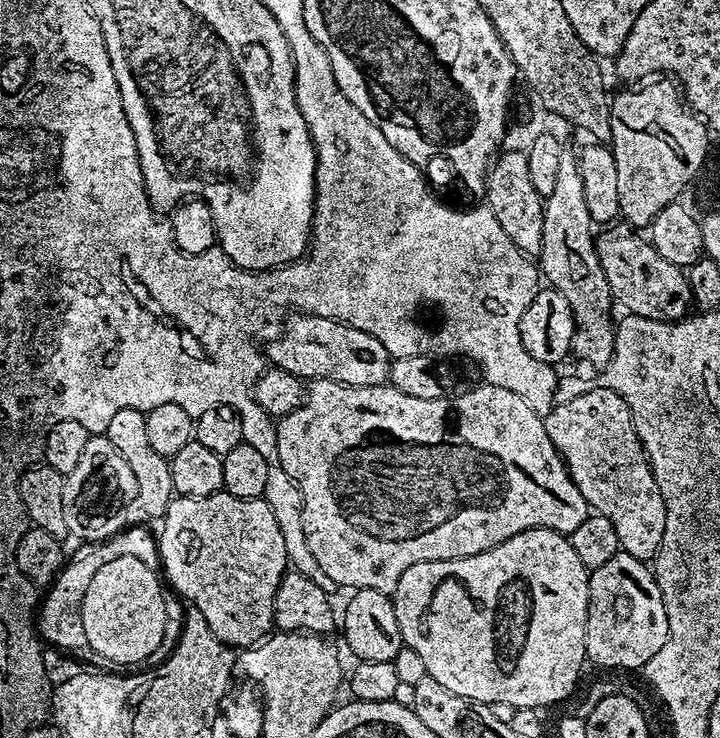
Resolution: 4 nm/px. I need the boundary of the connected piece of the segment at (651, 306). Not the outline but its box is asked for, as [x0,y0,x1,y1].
[595,226,694,322]

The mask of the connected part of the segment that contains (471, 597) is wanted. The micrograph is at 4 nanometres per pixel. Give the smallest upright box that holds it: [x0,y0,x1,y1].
[392,528,590,710]

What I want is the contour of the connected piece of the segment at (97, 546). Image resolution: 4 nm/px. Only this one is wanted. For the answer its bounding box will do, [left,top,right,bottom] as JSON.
[38,527,161,654]

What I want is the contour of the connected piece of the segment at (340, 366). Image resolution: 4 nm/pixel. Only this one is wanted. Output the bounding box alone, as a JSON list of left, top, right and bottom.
[267,314,390,386]

